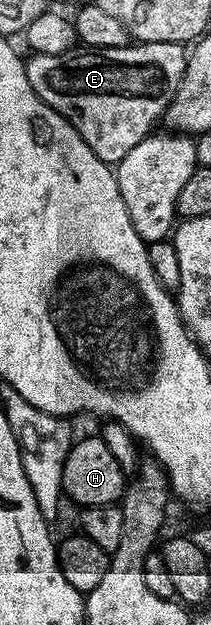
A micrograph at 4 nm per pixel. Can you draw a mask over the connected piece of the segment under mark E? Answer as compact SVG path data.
M135 42L121 48L83 48L57 56L31 54L26 63L33 92L37 92L37 96L41 96L41 100L45 100L45 104L52 106L62 118L69 120L69 124L73 124L81 140L93 148L99 159L117 164L158 127L155 126L158 122L160 125L183 79L187 56L188 51L182 42Z

